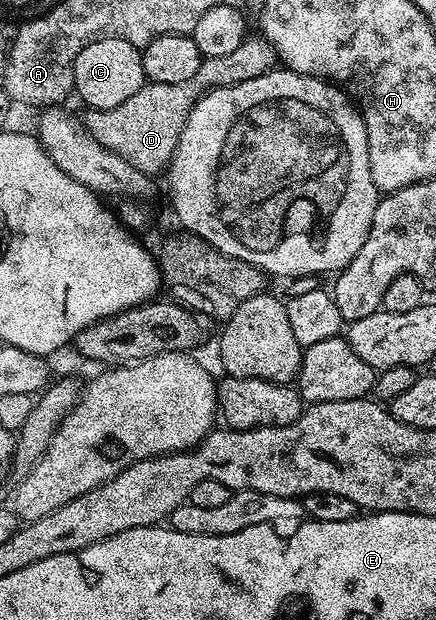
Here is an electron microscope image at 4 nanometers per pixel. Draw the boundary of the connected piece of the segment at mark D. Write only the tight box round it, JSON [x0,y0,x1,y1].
[82,34,278,177]

